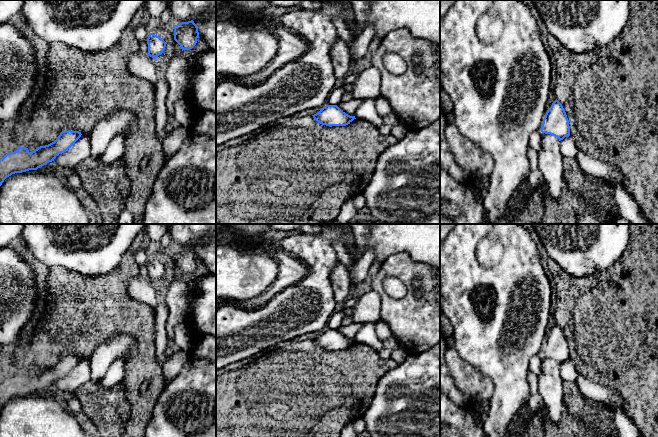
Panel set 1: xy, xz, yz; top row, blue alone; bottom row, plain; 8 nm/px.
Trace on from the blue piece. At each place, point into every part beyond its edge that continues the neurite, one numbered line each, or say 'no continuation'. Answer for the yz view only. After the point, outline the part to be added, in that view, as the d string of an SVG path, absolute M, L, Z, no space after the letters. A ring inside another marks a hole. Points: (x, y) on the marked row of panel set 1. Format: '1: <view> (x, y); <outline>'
no continuation

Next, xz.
no continuation

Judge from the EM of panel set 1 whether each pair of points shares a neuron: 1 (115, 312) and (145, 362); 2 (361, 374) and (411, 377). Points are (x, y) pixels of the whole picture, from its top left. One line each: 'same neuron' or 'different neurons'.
1: same neuron
2: different neurons

